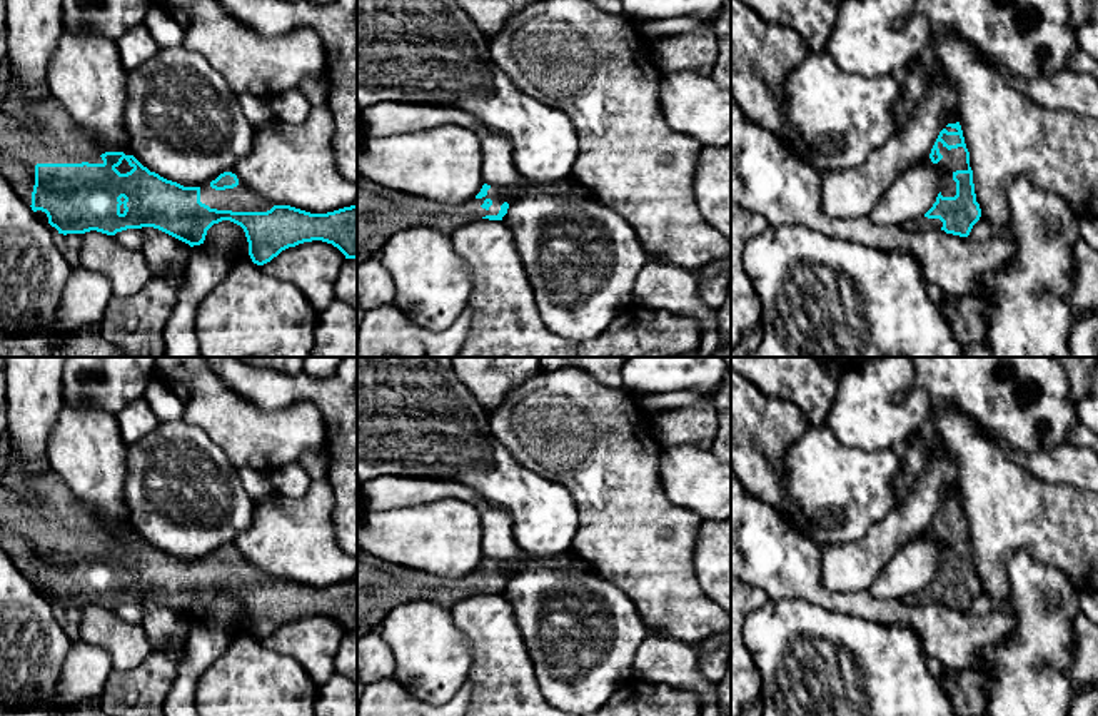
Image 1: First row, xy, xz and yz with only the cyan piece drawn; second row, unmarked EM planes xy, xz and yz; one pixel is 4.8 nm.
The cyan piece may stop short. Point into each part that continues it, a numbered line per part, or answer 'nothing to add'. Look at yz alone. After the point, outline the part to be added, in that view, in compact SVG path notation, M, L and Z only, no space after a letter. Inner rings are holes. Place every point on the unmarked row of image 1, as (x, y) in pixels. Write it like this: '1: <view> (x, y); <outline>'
1: yz (955, 533); M938 516L939 527L943 532L938 536L938 542L943 546L941 569L954 571L956 569L956 556L953 554L953 547L956 544L968 544L966 526L963 521L948 524L941 516Z

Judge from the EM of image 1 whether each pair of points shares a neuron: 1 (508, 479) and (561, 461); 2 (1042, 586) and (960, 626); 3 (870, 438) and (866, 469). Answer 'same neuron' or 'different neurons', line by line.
1: different neurons
2: different neurons
3: different neurons

